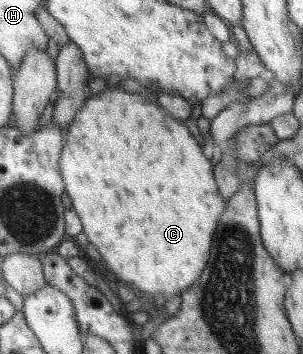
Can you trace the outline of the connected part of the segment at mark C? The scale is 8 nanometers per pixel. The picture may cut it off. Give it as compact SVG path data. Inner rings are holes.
M115 87L114 89L106 88L98 95L88 94L64 131L65 140L60 150L59 171L65 192L69 196L71 209L80 219L81 232L86 235L88 242L96 248L101 260L105 262L118 280L123 280L122 284L127 285L137 294L152 297L164 296L166 300L171 296L178 296L190 288L198 280L202 269L209 260L213 230L220 220L222 211L226 208L227 200L225 201L217 191L218 187L213 177L213 166L203 156L201 147L190 135L187 127L182 125L182 121L166 114L156 102L150 104L149 101L145 101L136 93L129 94Z

